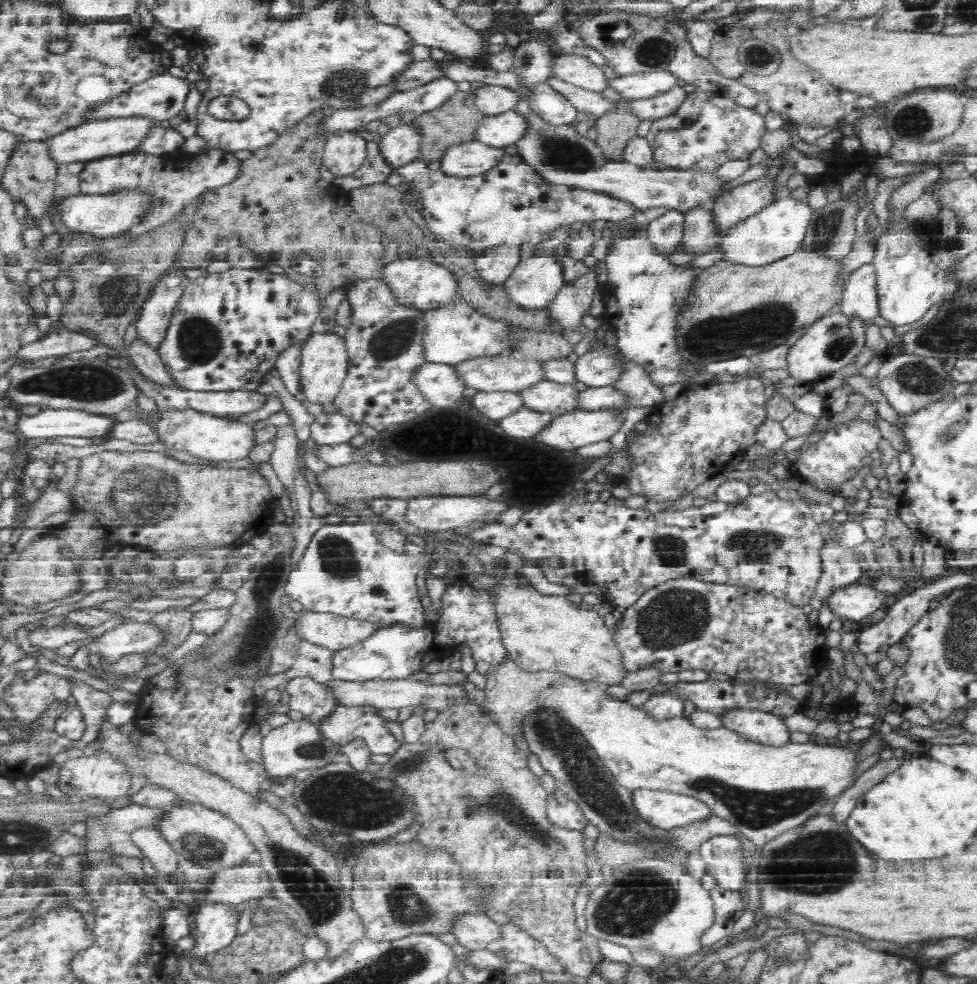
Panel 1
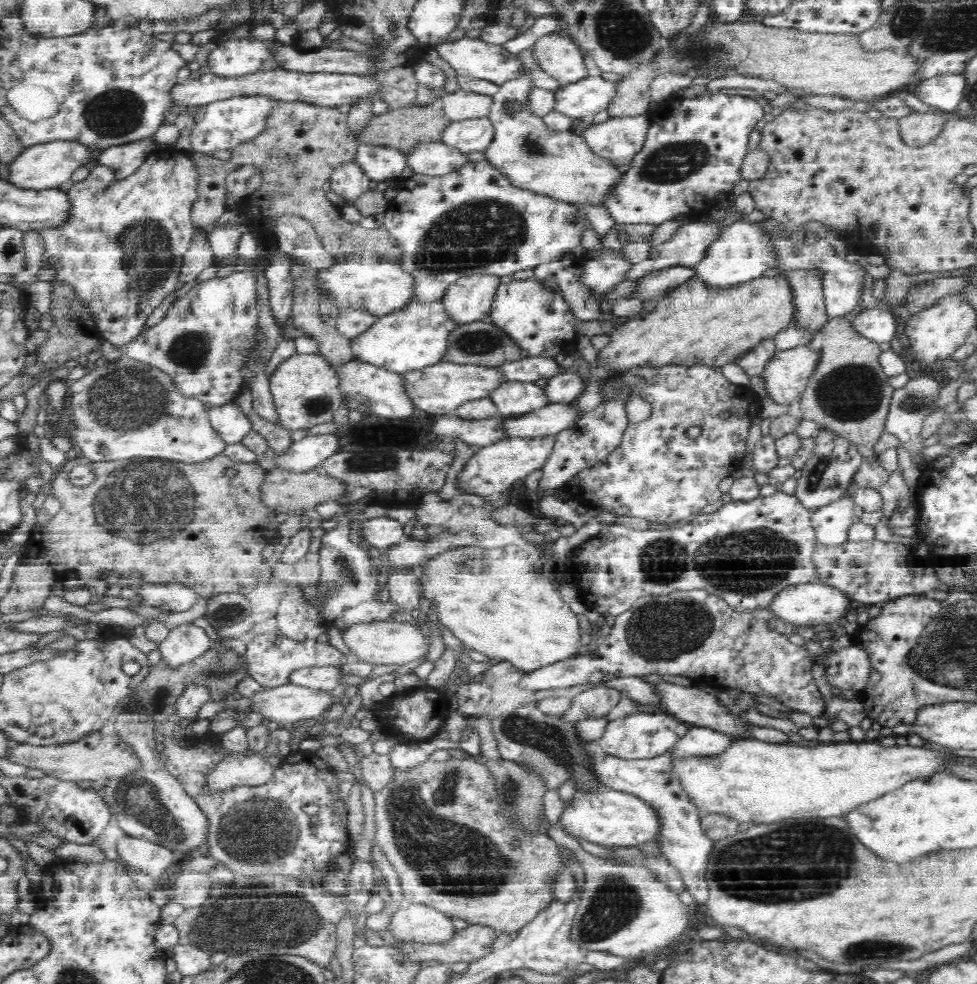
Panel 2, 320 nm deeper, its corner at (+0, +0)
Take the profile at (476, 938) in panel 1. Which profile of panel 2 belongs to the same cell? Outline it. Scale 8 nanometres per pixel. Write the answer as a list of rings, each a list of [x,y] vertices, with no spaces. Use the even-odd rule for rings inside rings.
[[[404,903],[391,918],[390,931],[402,941],[444,944],[458,932],[452,920],[436,908],[420,903]]]

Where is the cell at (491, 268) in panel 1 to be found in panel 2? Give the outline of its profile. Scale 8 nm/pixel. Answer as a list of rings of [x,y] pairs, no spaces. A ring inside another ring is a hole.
[[[470,274],[462,276],[456,284],[450,286],[443,297],[444,307],[448,315],[460,324],[472,323],[489,319],[492,306],[494,305],[497,290],[501,286],[502,280],[499,274]]]

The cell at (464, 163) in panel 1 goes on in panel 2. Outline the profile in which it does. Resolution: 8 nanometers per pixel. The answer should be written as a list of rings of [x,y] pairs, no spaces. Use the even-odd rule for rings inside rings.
[[[442,141],[419,144],[408,154],[407,166],[415,173],[444,176],[470,163],[469,153]]]

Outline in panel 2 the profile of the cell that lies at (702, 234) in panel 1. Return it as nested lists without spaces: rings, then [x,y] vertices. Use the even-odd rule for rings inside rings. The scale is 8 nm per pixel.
[[[676,264],[676,266],[664,266],[649,272],[641,277],[636,298],[645,301],[660,300],[670,290],[684,283],[684,280],[696,275],[695,266]]]

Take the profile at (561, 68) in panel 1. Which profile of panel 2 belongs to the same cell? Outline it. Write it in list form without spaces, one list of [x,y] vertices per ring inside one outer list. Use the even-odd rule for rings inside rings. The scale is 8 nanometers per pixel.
[[[561,32],[543,36],[531,48],[539,66],[562,85],[577,83],[588,77],[584,51],[571,37]]]

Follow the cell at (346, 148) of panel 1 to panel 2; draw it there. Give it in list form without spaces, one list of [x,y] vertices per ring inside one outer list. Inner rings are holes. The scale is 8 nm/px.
[[[348,160],[334,166],[329,176],[331,190],[340,196],[354,200],[362,192],[370,189],[371,178],[364,172],[357,160]]]

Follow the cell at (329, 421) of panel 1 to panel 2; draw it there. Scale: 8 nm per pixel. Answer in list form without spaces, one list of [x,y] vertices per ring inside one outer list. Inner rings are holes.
[[[312,434],[293,444],[284,456],[275,458],[279,468],[304,472],[340,451],[340,437],[334,434]]]

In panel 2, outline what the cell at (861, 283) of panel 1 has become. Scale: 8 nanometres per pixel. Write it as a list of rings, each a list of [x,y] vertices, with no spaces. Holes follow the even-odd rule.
[[[785,235],[773,236],[777,252],[781,256],[781,264],[778,271],[784,268],[821,268],[824,273],[824,299],[827,317],[830,320],[841,319],[846,314],[860,306],[864,289],[870,286],[871,279],[864,266],[857,262],[848,262],[842,256],[838,256],[833,248],[824,240],[815,241],[812,244],[806,241],[793,240]]]

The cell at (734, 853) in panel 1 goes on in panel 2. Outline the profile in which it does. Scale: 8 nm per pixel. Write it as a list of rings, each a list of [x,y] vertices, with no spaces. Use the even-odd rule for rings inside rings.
[[[668,748],[666,752],[652,756],[652,758],[636,758],[636,759],[624,759],[619,756],[608,755],[601,751],[593,756],[594,767],[596,767],[596,773],[598,777],[602,779],[602,783],[606,785],[606,788],[617,789],[620,791],[626,791],[634,793],[642,799],[648,801],[648,803],[658,807],[658,811],[662,813],[662,822],[664,828],[662,828],[661,835],[658,837],[662,841],[662,851],[666,860],[668,860],[673,866],[675,866],[681,872],[681,878],[685,883],[687,890],[695,898],[695,906],[699,904],[706,904],[709,897],[709,884],[707,883],[707,870],[709,868],[709,860],[714,851],[716,842],[705,837],[701,830],[700,821],[698,821],[701,815],[700,811],[691,804],[688,796],[683,792],[680,784],[676,780],[671,780],[671,772],[669,772],[671,762],[673,758],[673,748]]]

